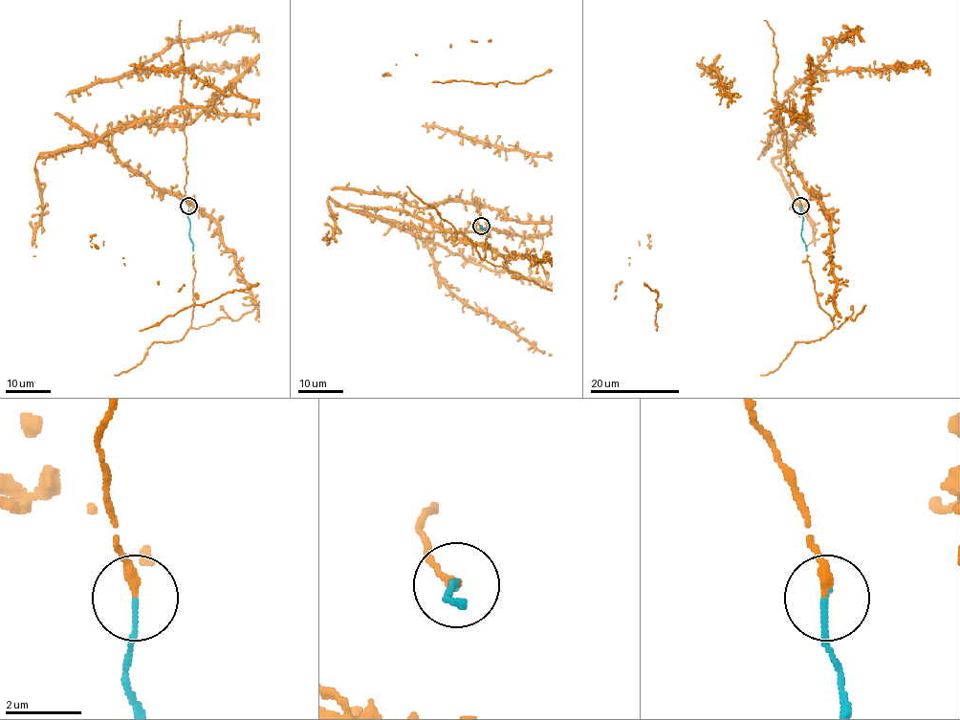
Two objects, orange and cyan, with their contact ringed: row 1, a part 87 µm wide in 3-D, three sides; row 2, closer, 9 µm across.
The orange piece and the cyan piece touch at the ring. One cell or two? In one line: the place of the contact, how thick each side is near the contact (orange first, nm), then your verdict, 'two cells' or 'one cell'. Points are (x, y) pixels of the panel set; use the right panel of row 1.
place (800, 206); calibres 280 and 140 nm; one cell

